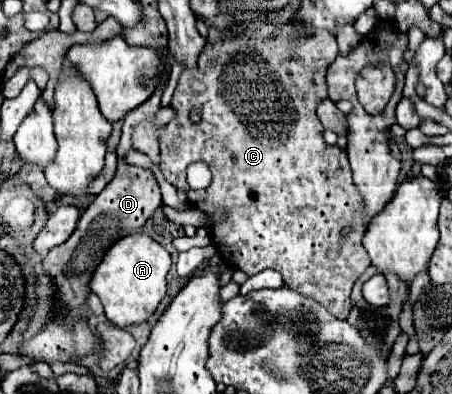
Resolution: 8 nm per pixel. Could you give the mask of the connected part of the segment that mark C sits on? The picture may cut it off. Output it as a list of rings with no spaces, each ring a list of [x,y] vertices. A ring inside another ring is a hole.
[[[269,21],[239,37],[215,45],[207,43],[197,59],[197,71],[183,71],[173,93],[171,107],[175,119],[161,133],[159,165],[171,185],[187,191],[193,207],[205,213],[227,209],[227,219],[211,227],[211,237],[229,267],[241,269],[249,277],[265,269],[275,269],[283,275],[287,287],[313,297],[337,319],[346,320],[351,311],[353,285],[371,265],[371,259],[362,245],[366,230],[364,200],[357,195],[357,187],[353,187],[347,151],[323,141],[325,127],[315,113],[317,103],[327,99],[325,73],[339,53],[337,41],[329,31],[313,33],[297,35],[293,21]],[[191,109],[201,111],[201,123],[195,125],[189,121]],[[193,161],[205,161],[211,167],[213,181],[207,189],[189,189],[185,169]],[[345,223],[353,223],[353,231],[341,239]]]

